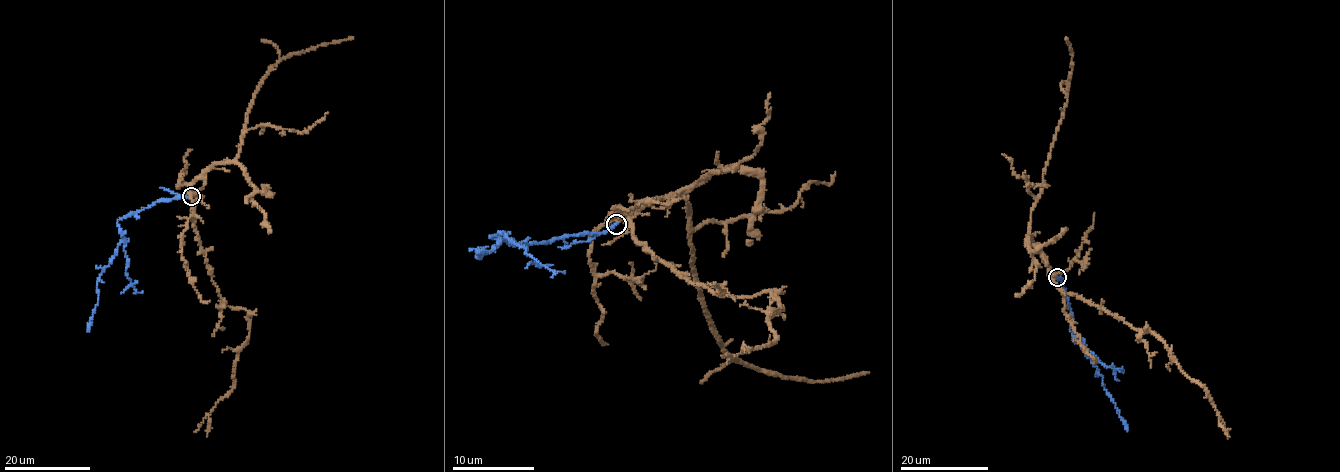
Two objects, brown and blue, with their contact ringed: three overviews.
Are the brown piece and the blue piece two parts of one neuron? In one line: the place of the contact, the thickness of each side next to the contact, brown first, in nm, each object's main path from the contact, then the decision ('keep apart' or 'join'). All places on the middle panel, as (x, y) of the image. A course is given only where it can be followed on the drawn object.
place (616, 224); calibres 100 and 280 nm; course brown (618, 223), (618, 212), (652, 258), (704, 287), (776, 293), (775, 340), (745, 352); course blue (616, 223), (601, 232), (539, 242), (510, 244), (491, 238), (497, 233), (505, 238), (500, 244), (477, 253); keep apart

